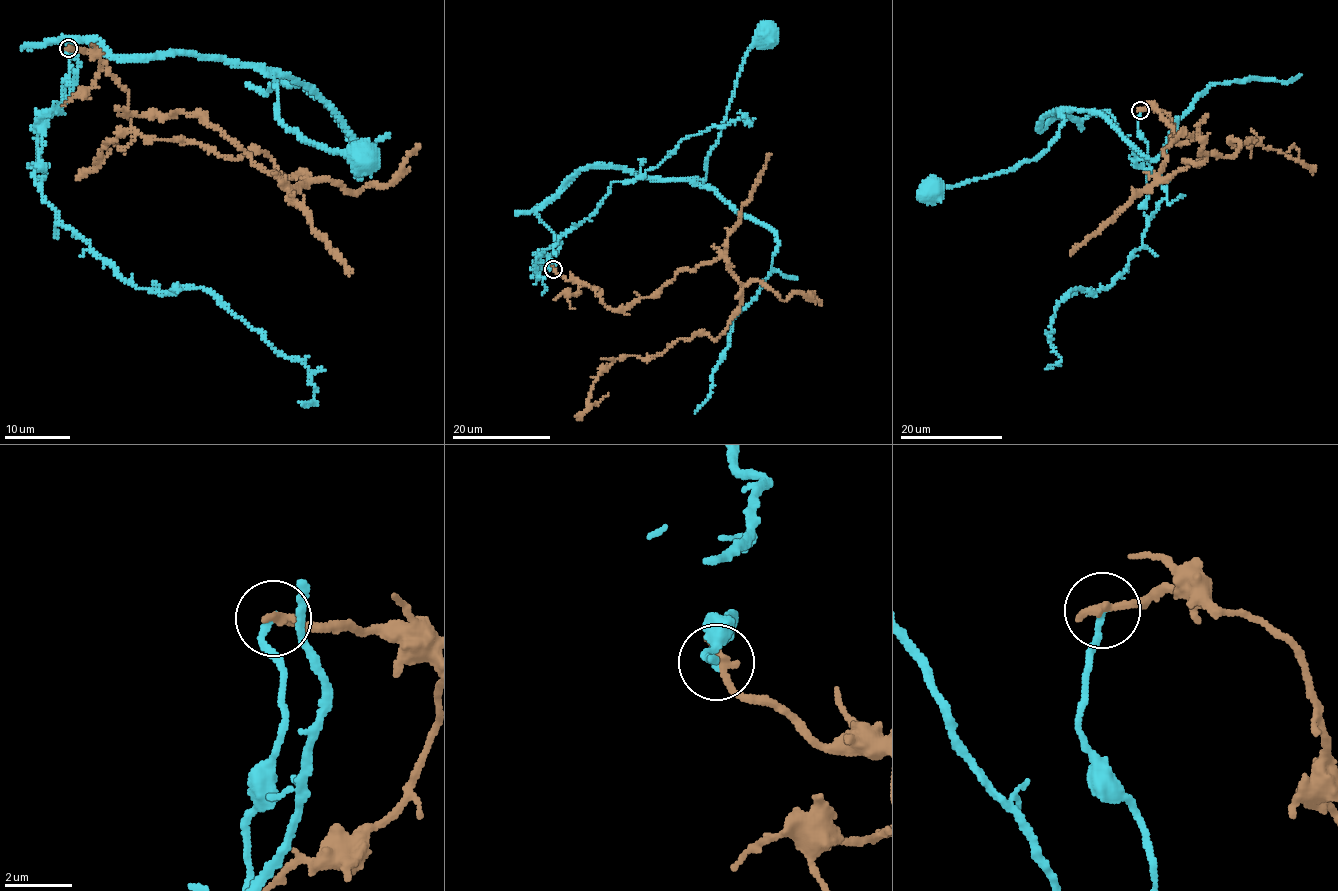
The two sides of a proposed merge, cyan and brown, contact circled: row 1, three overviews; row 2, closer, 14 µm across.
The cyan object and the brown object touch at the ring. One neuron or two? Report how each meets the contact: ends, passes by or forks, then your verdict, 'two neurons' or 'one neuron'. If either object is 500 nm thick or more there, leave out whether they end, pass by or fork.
cyan ends there; brown ends there; two neurons

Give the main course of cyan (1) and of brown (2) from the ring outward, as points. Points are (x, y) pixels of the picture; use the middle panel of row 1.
1: (553, 269), (547, 256), (560, 243), (536, 211), (581, 170), (594, 167), (703, 180), (745, 53), (765, 36)
2: (553, 268), (615, 310), (722, 256), (741, 286), (717, 339), (696, 333), (616, 359), (587, 404), (607, 394)

